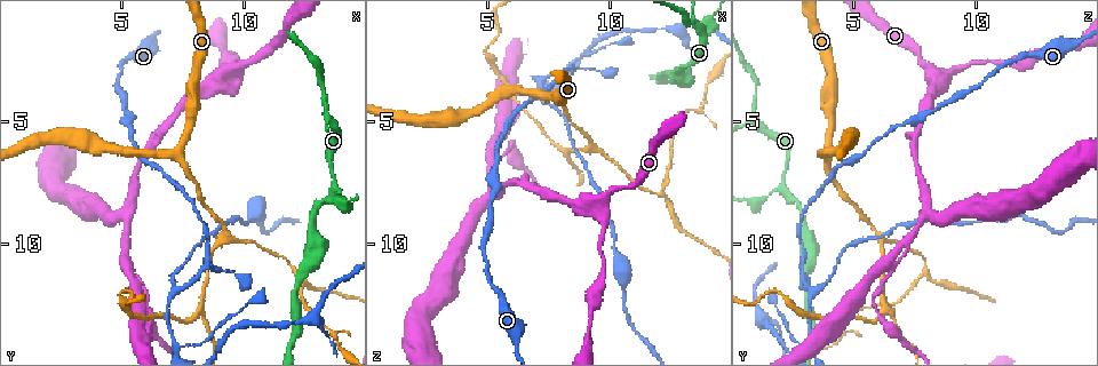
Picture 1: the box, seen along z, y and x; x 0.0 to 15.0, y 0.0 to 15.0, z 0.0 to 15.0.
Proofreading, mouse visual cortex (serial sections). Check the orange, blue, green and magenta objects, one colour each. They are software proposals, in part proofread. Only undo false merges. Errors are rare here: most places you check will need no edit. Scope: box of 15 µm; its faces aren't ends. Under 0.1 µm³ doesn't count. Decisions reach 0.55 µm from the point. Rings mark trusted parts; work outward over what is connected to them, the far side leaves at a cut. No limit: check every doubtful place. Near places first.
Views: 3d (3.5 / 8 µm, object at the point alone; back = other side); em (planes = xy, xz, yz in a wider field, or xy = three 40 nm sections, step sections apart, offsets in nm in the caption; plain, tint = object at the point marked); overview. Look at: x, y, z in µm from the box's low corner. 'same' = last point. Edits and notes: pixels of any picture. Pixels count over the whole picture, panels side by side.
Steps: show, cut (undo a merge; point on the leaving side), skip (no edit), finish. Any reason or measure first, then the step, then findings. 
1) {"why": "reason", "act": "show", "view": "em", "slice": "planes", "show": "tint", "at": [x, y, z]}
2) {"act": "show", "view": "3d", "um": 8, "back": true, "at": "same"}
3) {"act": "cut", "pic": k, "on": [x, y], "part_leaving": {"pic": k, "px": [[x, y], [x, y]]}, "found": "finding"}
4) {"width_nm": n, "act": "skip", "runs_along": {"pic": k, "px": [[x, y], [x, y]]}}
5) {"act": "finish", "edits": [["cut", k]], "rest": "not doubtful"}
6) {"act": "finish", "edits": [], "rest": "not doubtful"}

{"why": "three arms meet", "act": "show", "view": "3d", "um": 3.5, "at": [8.4, 12.6, 6.2]}

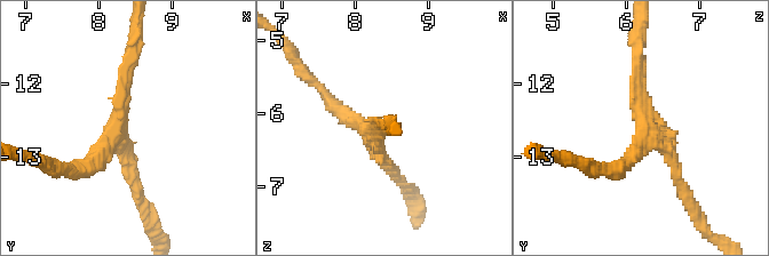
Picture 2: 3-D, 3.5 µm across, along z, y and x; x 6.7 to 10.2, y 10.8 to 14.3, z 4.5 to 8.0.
{"arms": 3, "arm_widths_nm": [150, 150, 250], "why": "need the tissue", "act": "show", "view": "em", "slice": "xy", "step": 3, "show": "tint", "at": [8.25, 12.50, 6.30]}

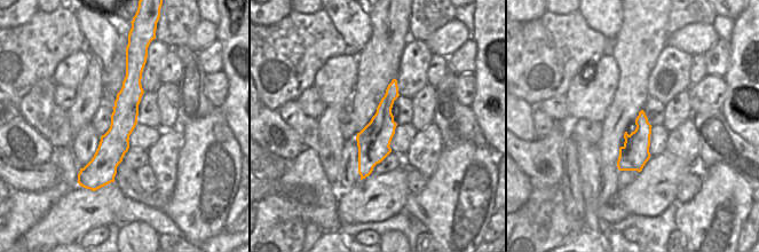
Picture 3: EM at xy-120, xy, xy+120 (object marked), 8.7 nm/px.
{"why": "another direction", "act": "show", "view": "em", "slice": "planes", "show": "tint", "at": "same"}

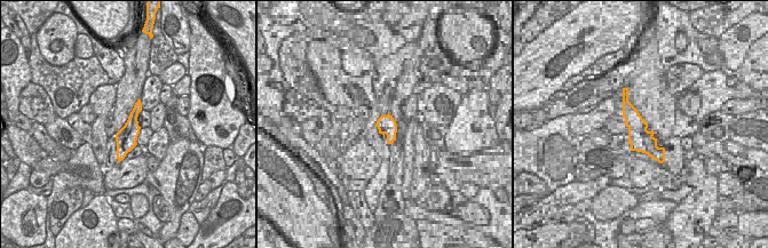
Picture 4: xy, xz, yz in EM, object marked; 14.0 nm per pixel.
{"act": "skip", "runs_along": {"pic": 4, "px": [[137, 105], [120, 157]]}, "found": "one cell here"}

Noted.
{"act": "show", "view": "3d", "um": 3.5, "at": [5.1, 10.5, 6.6]}

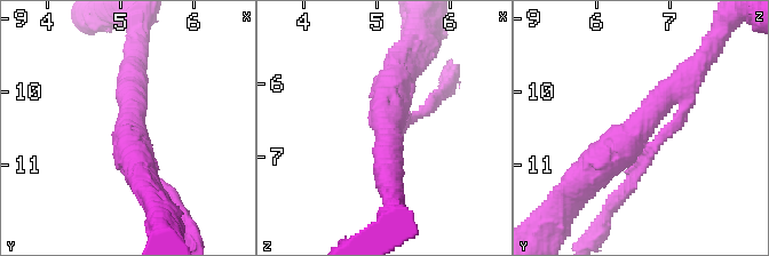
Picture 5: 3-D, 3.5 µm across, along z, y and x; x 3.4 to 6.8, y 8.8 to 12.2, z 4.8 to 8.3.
{"arms": 3, "arm_widths_nm": [150, 400, 450], "why": "need the tissue", "act": "show", "view": "em", "slice": "xy", "step": 3, "show": "tint", "at": [5.10, 10.50, 6.60]}

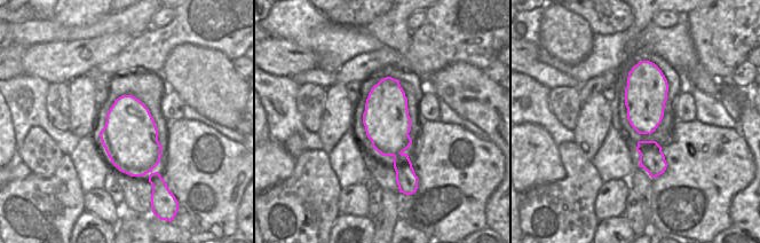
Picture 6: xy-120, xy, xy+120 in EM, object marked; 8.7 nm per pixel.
{"act": "skip", "runs_along": {"pic": 5, "px": [[695, 71], [584, 180]]}, "found": "all the same cell"}

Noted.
{"why": "branch point", "act": "show", "view": "em", "slice": "xy", "step": 3, "show": "tint", "at": [7.2, 11.8, 3.4]}

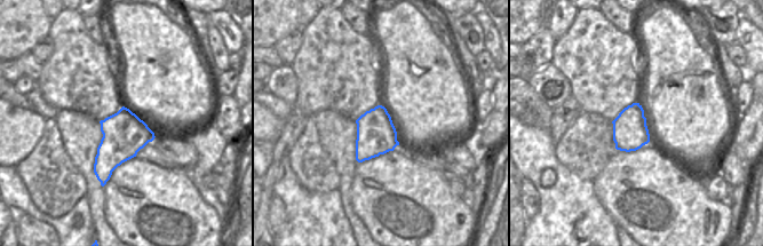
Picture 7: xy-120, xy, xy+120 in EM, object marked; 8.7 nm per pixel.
{"why": "see where the arms go", "act": "show", "view": "3d", "um": 3.5, "at": "same"}

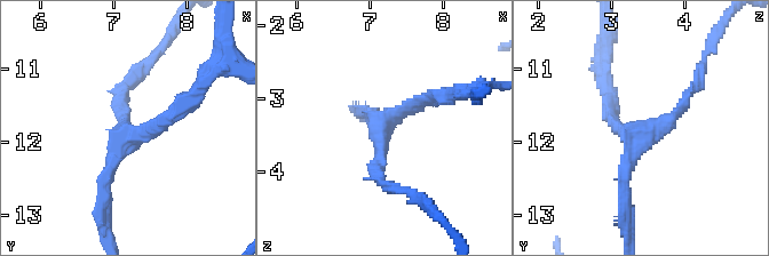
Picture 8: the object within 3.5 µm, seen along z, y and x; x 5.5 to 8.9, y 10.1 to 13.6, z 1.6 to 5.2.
{"arm_widths_nm": [200, 200, 200], "act": "skip", "runs_along": {"pic": 8, "px": [[442, 97], [379, 126], [379, 176]]}, "found": "continuous, no second cell"}

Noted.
{"why": "three arms meet", "act": "show", "view": "3d", "um": 3.5, "at": [12.2, 11.2, 8.0]}

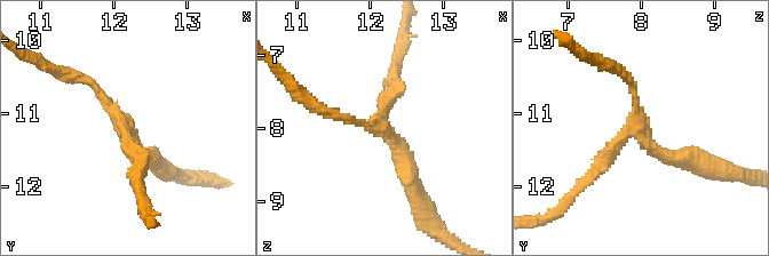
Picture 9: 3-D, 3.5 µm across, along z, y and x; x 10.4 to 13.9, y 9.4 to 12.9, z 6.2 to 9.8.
{"arms": 3, "arm_widths_nm": [150, 200, 250], "act": "show", "view": "em", "slice": "xy", "step": 2, "show": "tint", "at": [12.15, 11.15, 7.90]}

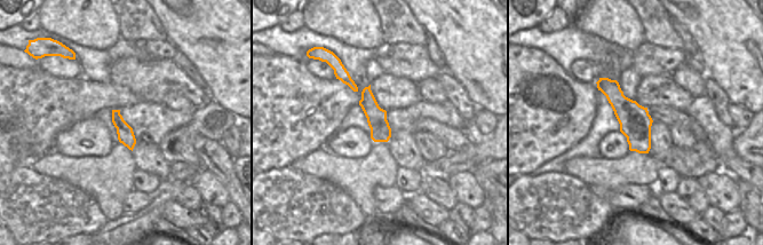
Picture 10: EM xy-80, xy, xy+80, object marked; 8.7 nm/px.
{"act": "cut", "pic": 9, "on": [398, 85], "border": {"pic": 10, "px": [[117, 120], [132, 132]]}, "found": "two cells meet here"}

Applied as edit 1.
{"act": "finish", "edits": [["cut", 9]], "rest": "not doubtful"}

